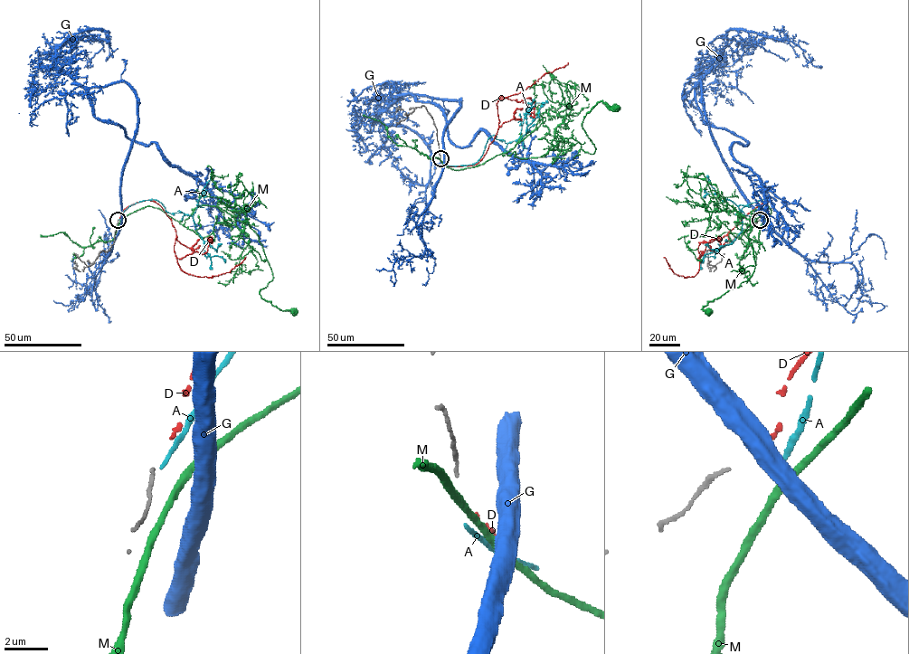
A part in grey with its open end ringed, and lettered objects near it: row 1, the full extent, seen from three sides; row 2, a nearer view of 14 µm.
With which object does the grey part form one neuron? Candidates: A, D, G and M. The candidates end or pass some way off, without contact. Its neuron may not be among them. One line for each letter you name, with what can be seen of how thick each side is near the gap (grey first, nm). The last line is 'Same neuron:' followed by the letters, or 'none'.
D: 140/180 nm
Same neuron: D

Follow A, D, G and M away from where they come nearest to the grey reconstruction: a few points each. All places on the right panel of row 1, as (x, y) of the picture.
A: (762, 220), (765, 199), (746, 204), (735, 213), (744, 213), (742, 232), (714, 256), (704, 256), (703, 262)
D: (762, 217), (767, 210), (766, 200), (722, 237), (706, 244), (695, 276), (676, 275), (664, 257)
G: (761, 218), (719, 151), (700, 82), (702, 119), (748, 143), (734, 142), (731, 153), (758, 177), (771, 245)
M: (762, 222), (771, 210), (753, 223), (759, 205), (743, 232), (752, 274), (703, 308), (708, 311)

